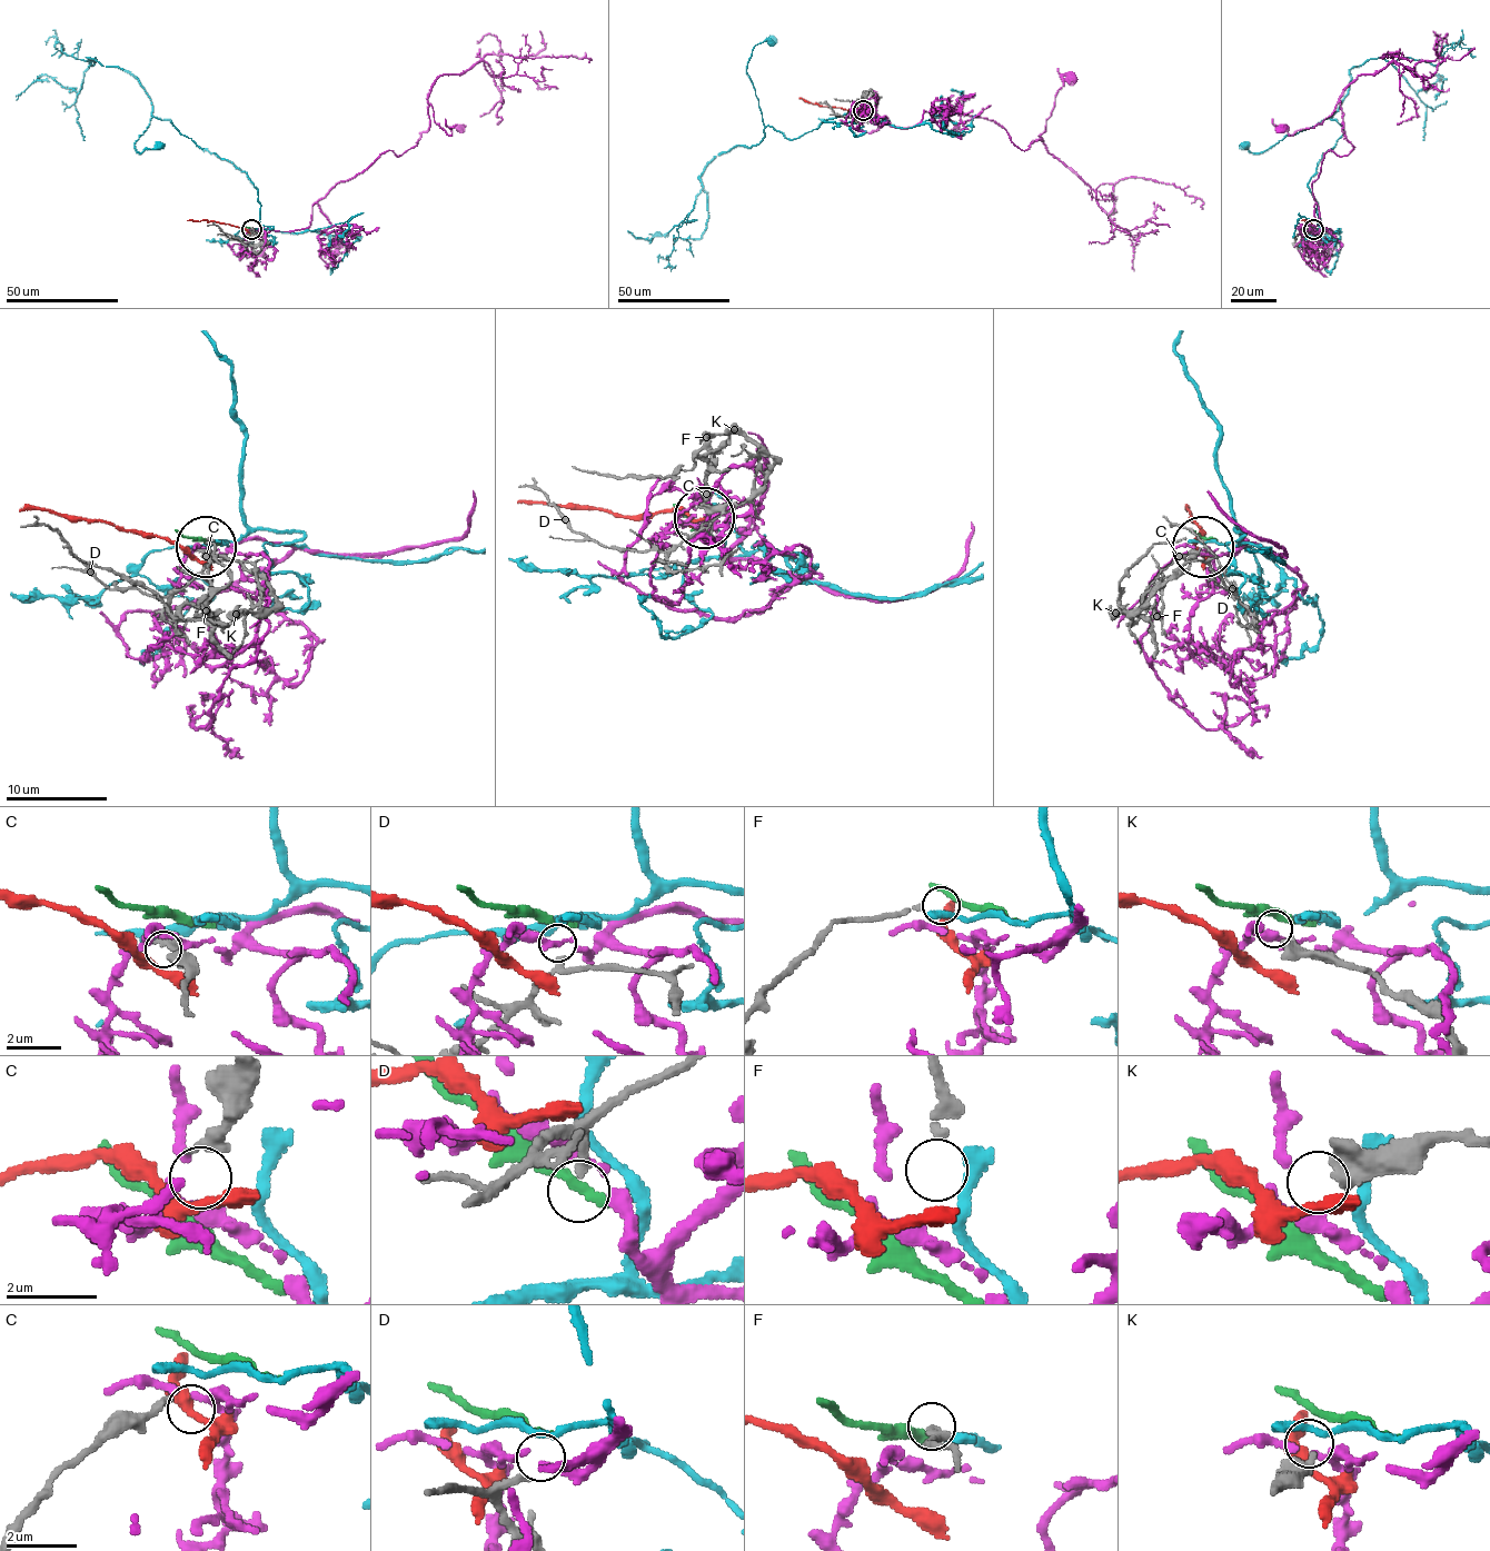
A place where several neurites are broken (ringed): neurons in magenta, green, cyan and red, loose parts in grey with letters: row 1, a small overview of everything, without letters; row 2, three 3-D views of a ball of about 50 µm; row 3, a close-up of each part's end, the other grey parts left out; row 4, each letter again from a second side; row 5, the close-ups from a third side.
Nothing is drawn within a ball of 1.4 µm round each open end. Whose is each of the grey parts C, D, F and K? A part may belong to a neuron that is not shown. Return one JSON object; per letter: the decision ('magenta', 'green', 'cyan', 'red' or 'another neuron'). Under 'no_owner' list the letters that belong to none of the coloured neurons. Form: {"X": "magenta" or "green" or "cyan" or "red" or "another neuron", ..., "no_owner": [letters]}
{"C": "another neuron", "D": "another neuron", "F": "another neuron", "K": "another neuron", "no_owner": ["C", "D", "F", "K"]}

